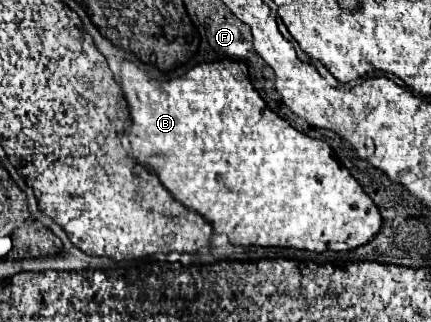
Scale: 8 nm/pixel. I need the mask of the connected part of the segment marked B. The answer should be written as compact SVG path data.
M221 59L221 61L215 61L215 63L203 63L203 65L193 67L187 75L171 79L171 81L155 81L155 79L151 79L149 73L141 71L131 61L123 61L123 67L121 67L121 89L123 89L123 95L125 95L127 103L129 103L129 113L131 113L129 139L131 139L131 147L133 147L133 157L139 163L143 163L145 167L149 167L153 173L157 173L161 183L169 189L169 193L179 203L183 203L187 209L197 211L207 221L211 221L213 227L215 227L215 233L225 233L233 245L295 247L295 249L307 249L307 251L317 251L317 253L321 253L325 249L331 249L331 251L351 251L351 249L357 249L357 247L373 241L373 237L379 233L379 229L381 229L379 209L373 203L373 199L365 193L365 189L359 185L359 181L349 173L349 169L341 167L333 159L333 151L331 151L331 147L325 141L311 139L311 137L299 133L297 129L293 129L287 121L277 117L265 105L265 101L253 89L253 85L251 85L251 81L247 77L247 65L243 61Z

